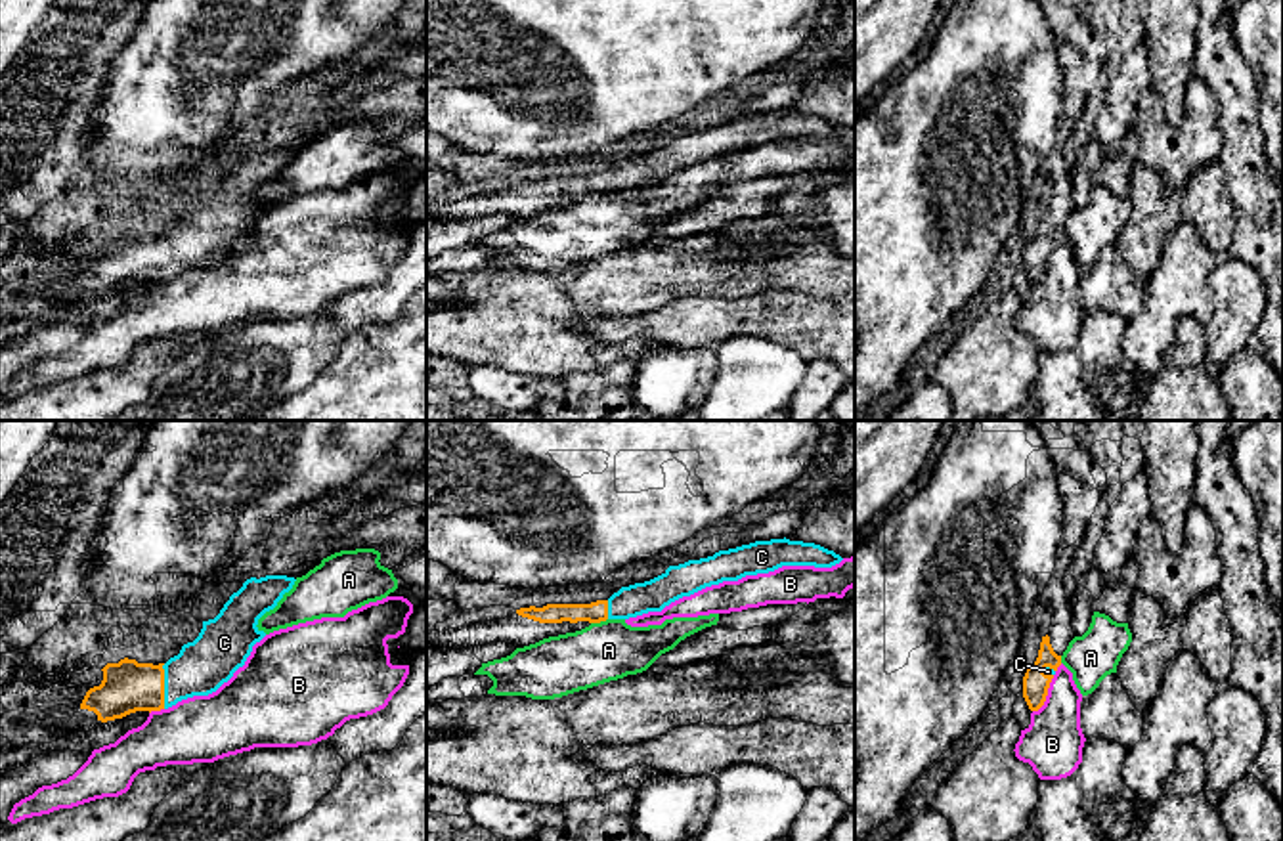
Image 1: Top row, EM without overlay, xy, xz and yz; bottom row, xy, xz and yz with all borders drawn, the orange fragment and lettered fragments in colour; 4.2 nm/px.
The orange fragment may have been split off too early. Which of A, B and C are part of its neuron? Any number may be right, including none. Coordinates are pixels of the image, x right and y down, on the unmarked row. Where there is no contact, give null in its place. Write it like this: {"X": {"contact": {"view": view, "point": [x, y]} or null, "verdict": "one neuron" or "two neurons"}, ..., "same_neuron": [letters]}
{"A": {"contact": {"view": "xz", "point": [599, 194]}, "verdict": "two neurons"}, "B": {"contact": {"view": "yz", "point": [1046, 266]}, "verdict": "two neurons"}, "C": {"contact": {"view": "xy", "point": [163, 258]}, "verdict": "one neuron"}, "same_neuron": ["C"]}

